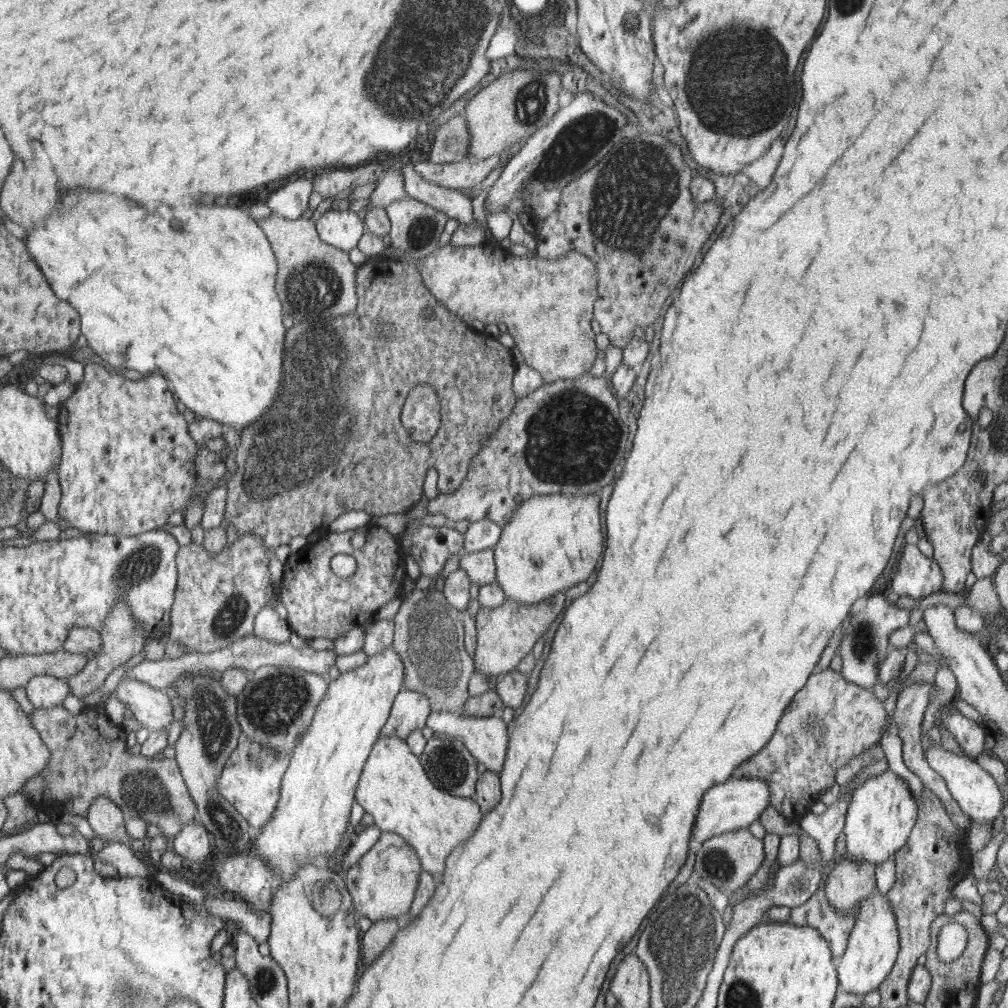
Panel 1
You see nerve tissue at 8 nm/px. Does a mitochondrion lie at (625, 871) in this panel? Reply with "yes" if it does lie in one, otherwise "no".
no

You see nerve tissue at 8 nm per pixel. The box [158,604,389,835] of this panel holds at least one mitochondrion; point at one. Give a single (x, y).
(272, 707)

